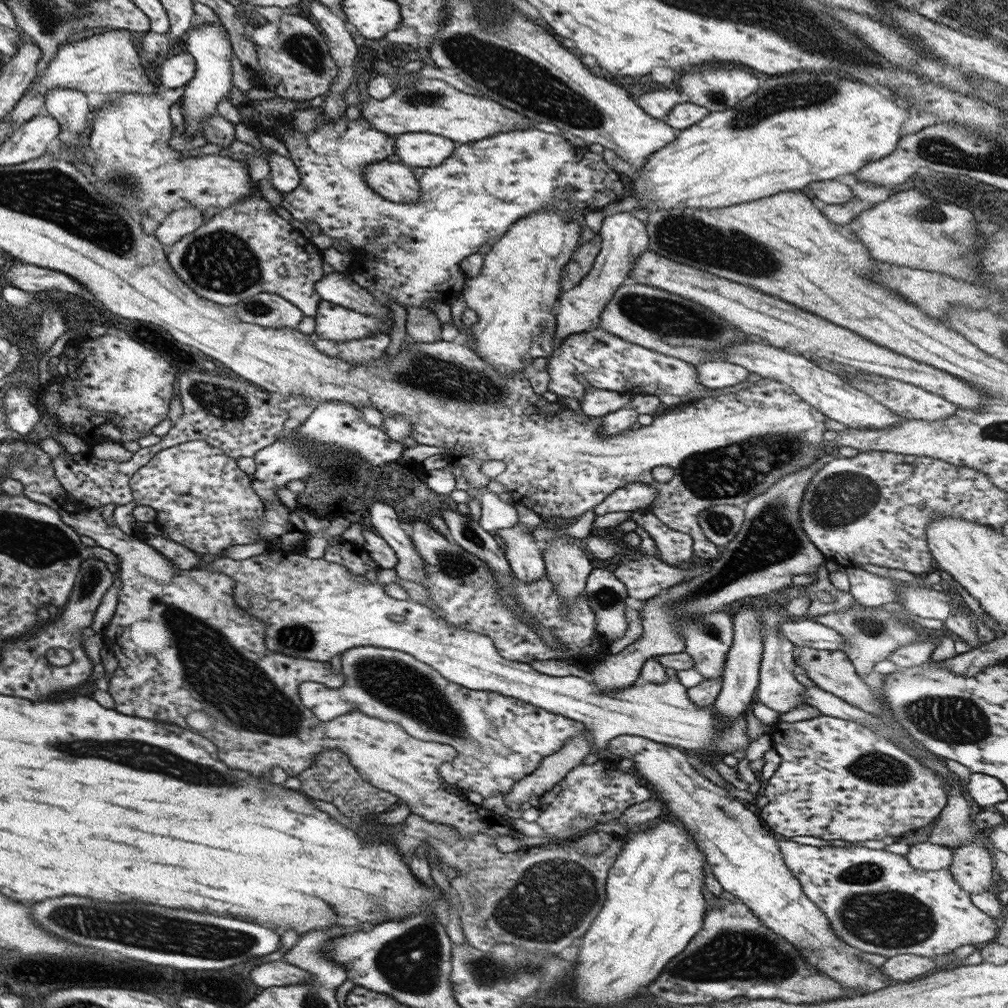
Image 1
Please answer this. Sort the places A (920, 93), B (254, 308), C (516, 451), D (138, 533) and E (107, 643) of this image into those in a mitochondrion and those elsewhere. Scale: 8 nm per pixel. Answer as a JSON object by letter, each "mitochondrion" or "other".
{"A":"other","B":"mitochondrion","C":"other","D":"other","E":"other"}

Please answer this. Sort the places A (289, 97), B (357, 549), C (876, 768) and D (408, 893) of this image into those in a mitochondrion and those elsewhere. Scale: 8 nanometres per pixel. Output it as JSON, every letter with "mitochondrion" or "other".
{"A":"other","B":"other","C":"mitochondrion","D":"other"}

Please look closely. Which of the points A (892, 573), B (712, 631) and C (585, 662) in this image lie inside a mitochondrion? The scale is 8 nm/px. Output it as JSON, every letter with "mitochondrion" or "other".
{"A":"other","B":"mitochondrion","C":"other"}

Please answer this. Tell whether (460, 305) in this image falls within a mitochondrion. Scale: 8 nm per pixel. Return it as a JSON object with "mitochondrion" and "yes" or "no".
{"mitochondrion":"no"}

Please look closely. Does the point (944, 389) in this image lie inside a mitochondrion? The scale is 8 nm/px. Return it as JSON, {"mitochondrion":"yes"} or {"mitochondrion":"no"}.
{"mitochondrion":"no"}

